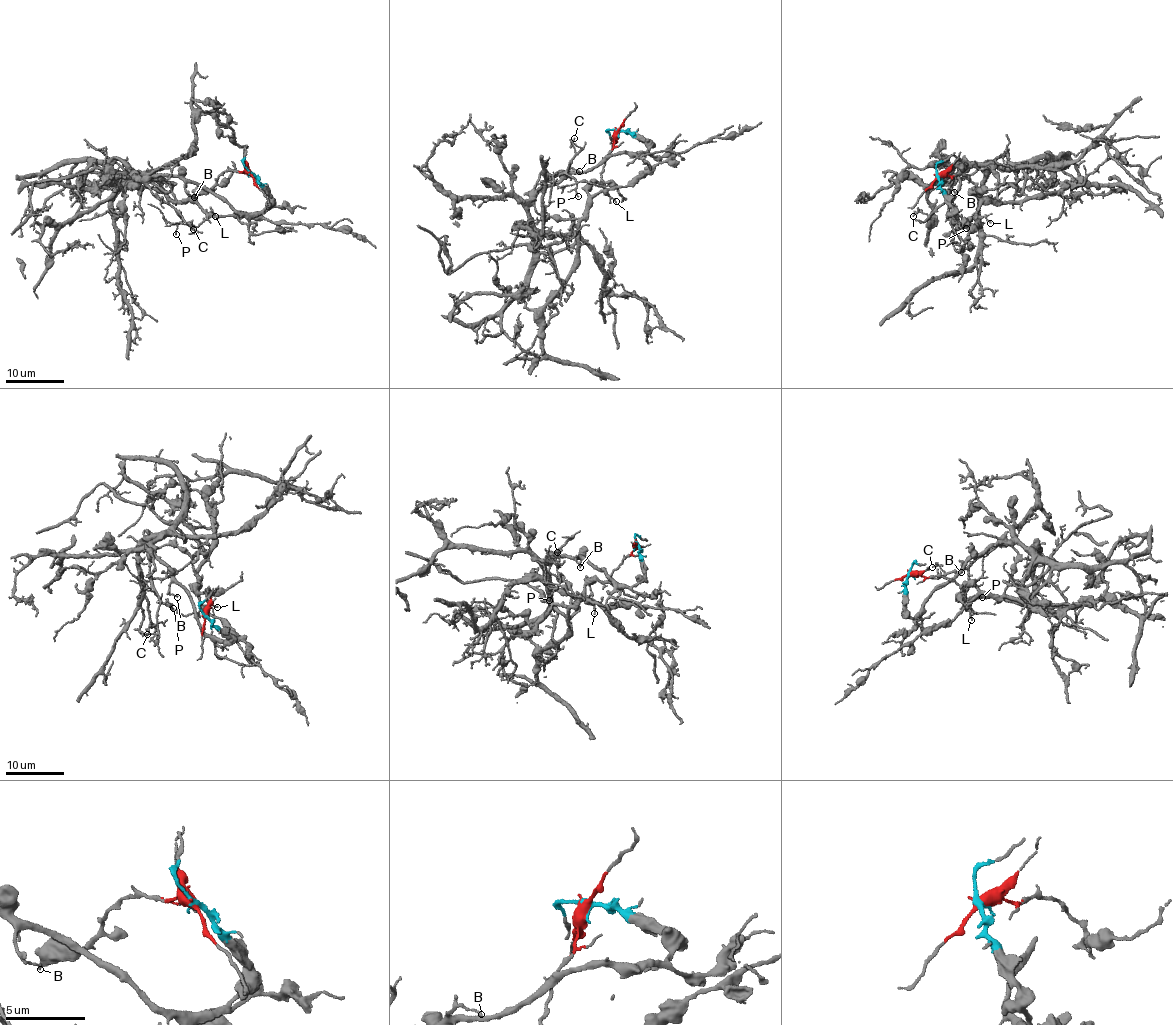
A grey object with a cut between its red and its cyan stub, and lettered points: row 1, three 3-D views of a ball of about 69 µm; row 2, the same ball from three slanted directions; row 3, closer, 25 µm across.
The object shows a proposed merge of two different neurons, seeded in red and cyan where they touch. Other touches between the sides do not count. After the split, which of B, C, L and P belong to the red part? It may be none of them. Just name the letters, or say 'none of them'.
L

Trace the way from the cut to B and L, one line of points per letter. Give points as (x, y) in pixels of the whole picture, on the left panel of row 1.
B: (250, 173), (269, 196), (269, 205), (264, 209), (237, 213), (206, 188), (186, 183), (194, 198)
L: (250, 173), (227, 170), (209, 189), (195, 196), (197, 204), (215, 216)

